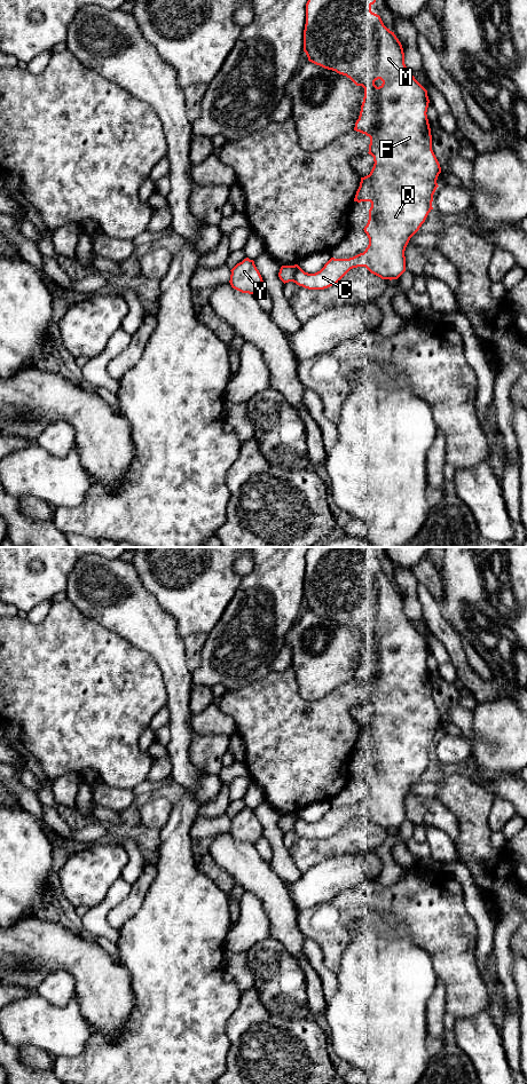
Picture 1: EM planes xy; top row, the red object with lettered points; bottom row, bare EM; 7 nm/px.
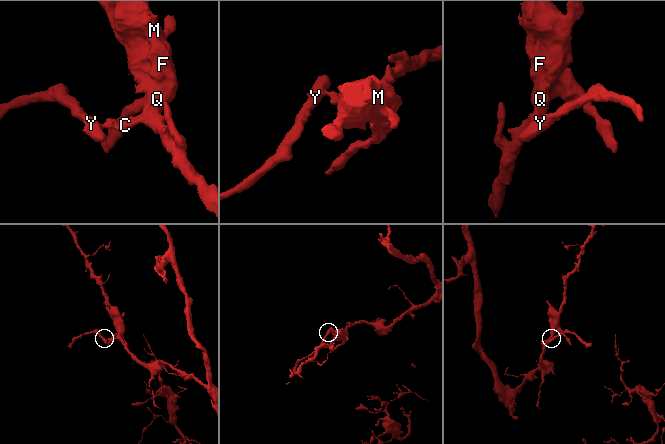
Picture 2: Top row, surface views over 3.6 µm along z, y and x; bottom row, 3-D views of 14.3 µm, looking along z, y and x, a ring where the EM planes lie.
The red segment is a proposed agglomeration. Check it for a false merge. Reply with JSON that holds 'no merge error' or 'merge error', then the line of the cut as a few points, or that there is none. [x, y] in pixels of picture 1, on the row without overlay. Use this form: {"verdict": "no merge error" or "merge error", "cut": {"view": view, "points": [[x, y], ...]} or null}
{"verdict": "merge error", "cut": {"view": "xy", "points": [[290, 815], [293, 822], [293, 830]]}}

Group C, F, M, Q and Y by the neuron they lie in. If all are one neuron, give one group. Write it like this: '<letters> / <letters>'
C F M Q / Y

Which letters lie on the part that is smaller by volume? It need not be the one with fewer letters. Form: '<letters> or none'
Y

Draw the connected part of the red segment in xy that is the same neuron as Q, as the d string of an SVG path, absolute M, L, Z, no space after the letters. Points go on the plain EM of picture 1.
M309 547L306 553L306 573L304 579L304 601L306 602L308 610L320 615L324 618L336 620L339 624L349 627L356 635L364 638L364 647L361 655L359 668L355 672L354 680L365 683L370 687L369 704L373 706L373 717L369 725L361 727L360 736L356 741L354 751L370 751L371 757L369 759L369 769L364 776L364 782L369 788L369 794L363 802L360 802L349 808L335 808L331 807L324 816L315 822L305 822L298 814L291 815L293 817L293 832L308 839L324 839L337 833L351 818L357 816L365 816L371 823L380 826L382 829L398 829L406 821L406 806L404 800L410 788L419 780L425 772L428 762L433 759L432 751L433 744L439 736L436 733L438 726L441 722L440 713L432 699L432 685L427 668L428 646L427 640L415 628L411 622L404 614L404 602L401 592L390 578L387 578L380 565L371 561L371 555L376 552L376 547Z

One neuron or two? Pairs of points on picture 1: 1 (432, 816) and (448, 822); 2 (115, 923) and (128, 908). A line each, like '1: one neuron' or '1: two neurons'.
1: one neuron
2: one neuron

